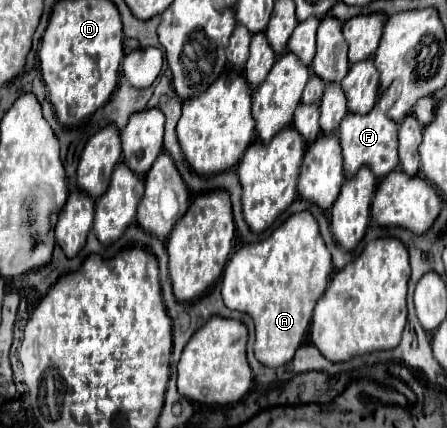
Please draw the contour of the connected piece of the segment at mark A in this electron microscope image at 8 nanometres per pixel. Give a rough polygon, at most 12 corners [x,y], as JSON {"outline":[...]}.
{"outline":[[309,212],[243,244],[223,302],[285,366],[333,274]]}

